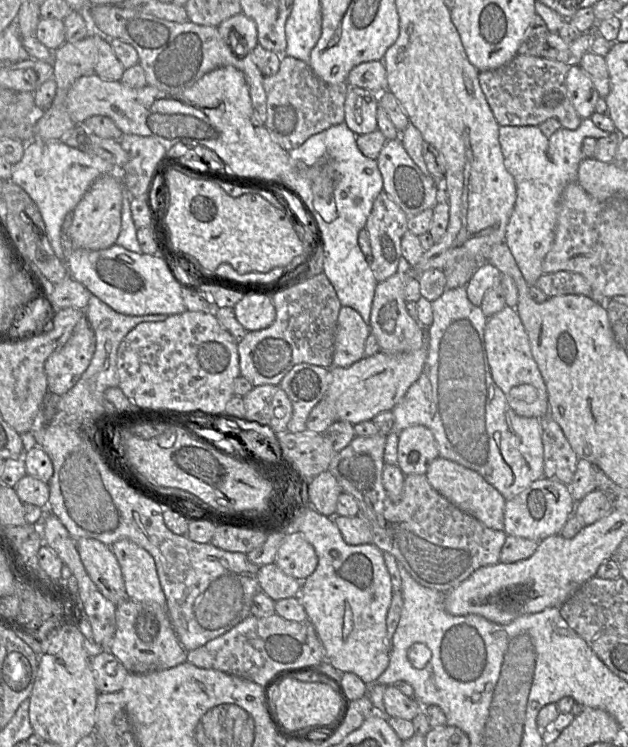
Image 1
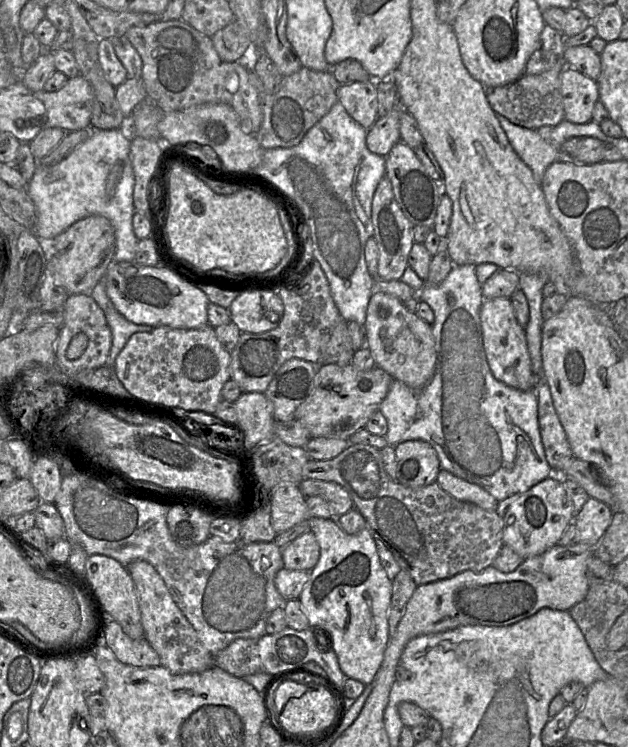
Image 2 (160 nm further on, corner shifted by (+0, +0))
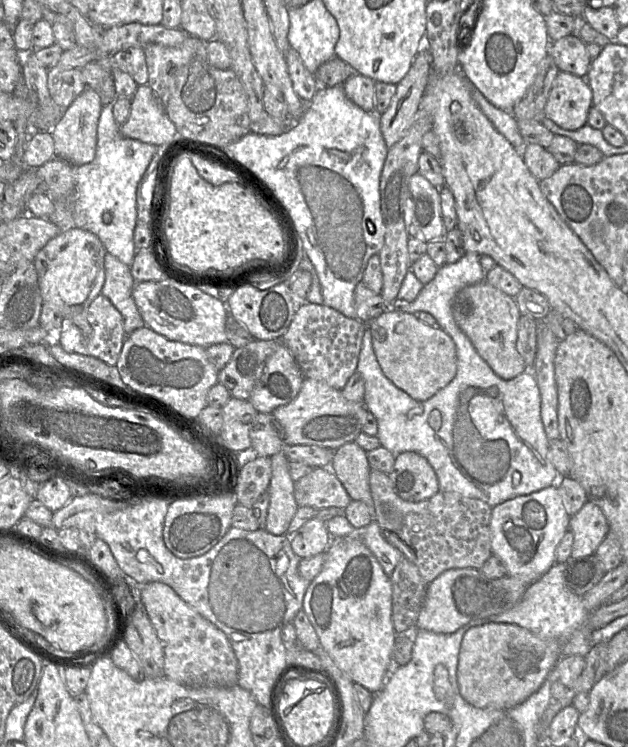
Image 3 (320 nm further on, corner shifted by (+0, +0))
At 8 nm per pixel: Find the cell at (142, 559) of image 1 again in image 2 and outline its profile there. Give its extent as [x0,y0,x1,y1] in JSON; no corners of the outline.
[125,561,214,674]

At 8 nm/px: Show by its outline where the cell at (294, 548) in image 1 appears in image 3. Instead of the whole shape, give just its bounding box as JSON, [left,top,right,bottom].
[285,517,332,559]

